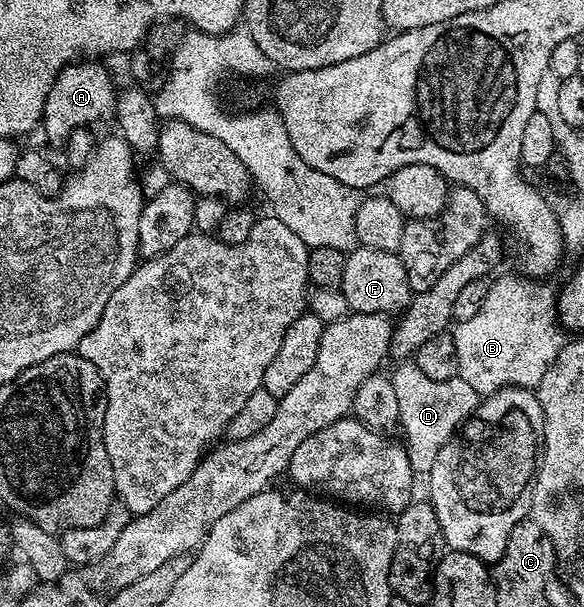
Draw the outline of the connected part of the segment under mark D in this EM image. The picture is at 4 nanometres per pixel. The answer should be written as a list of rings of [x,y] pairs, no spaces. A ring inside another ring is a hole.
[[[404,360],[396,366],[390,377],[398,403],[399,423],[407,436],[404,439],[407,458],[415,475],[426,476],[432,470],[442,444],[457,433],[465,419],[477,409],[480,395],[459,375],[448,381],[434,381],[423,375],[415,361]]]

